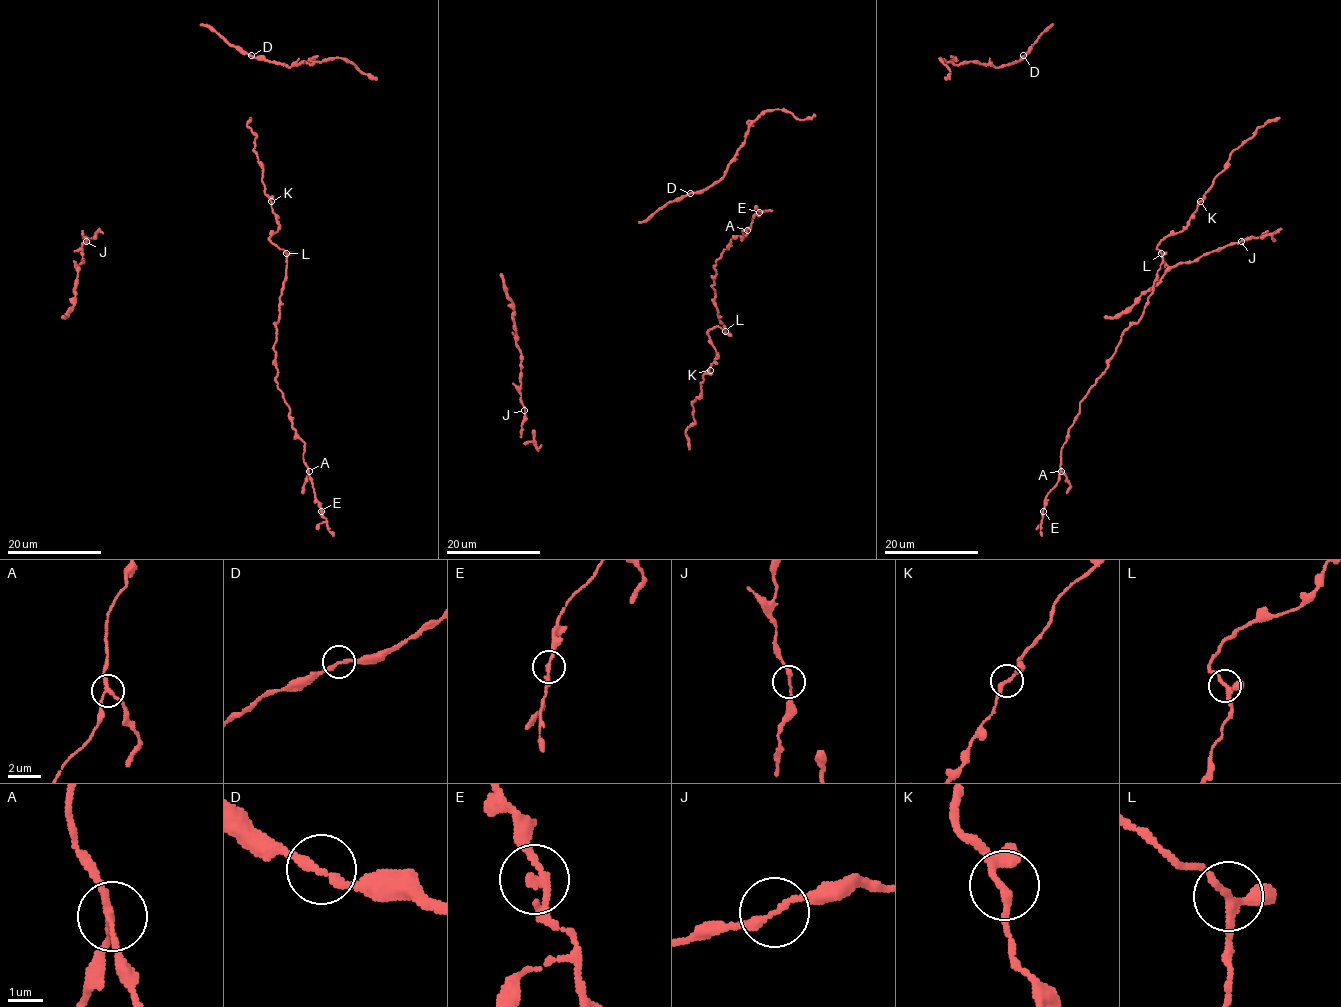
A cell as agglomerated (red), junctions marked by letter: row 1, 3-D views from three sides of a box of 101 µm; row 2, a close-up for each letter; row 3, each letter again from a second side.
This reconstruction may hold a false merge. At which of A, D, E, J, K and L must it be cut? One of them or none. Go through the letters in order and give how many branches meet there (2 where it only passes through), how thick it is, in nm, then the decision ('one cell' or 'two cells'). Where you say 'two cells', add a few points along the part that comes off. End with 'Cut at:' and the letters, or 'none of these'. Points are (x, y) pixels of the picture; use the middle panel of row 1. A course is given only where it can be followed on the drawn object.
A: 3 branches meet; 190 nm thick; two cells
D: 2 branches meet; 220 nm thick; one cell
E: 3 branches meet; 170 nm thick; one cell
J: 2 branches meet; 190 nm thick; one cell
K: 2 branches meet; 200 nm thick; one cell
L: 3 branches meet; 190 nm thick; one cell
Cut at: A

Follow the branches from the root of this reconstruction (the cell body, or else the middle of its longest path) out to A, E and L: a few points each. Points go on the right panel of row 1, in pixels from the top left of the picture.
A: (1200, 200), (1190, 222), (1156, 247), (1162, 263), (1142, 317), (1080, 403), (1061, 471)
E: (1200, 200), (1190, 222), (1156, 247), (1162, 263), (1142, 317), (1123, 332), (1108, 368), (1080, 403), (1043, 511)
L: (1200, 200), (1190, 222), (1181, 231), (1160, 241), (1156, 247), (1161, 253)

